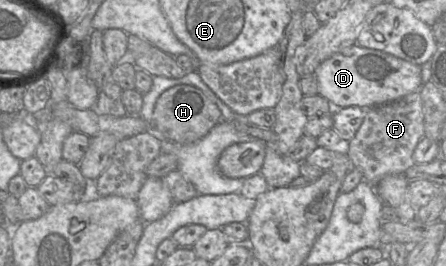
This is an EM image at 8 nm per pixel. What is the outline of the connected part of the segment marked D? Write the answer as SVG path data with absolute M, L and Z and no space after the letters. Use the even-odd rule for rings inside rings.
M357 43L320 63L314 77L318 84L318 94L327 99L333 109L348 106L370 108L385 104L419 91L423 85L420 65Z

